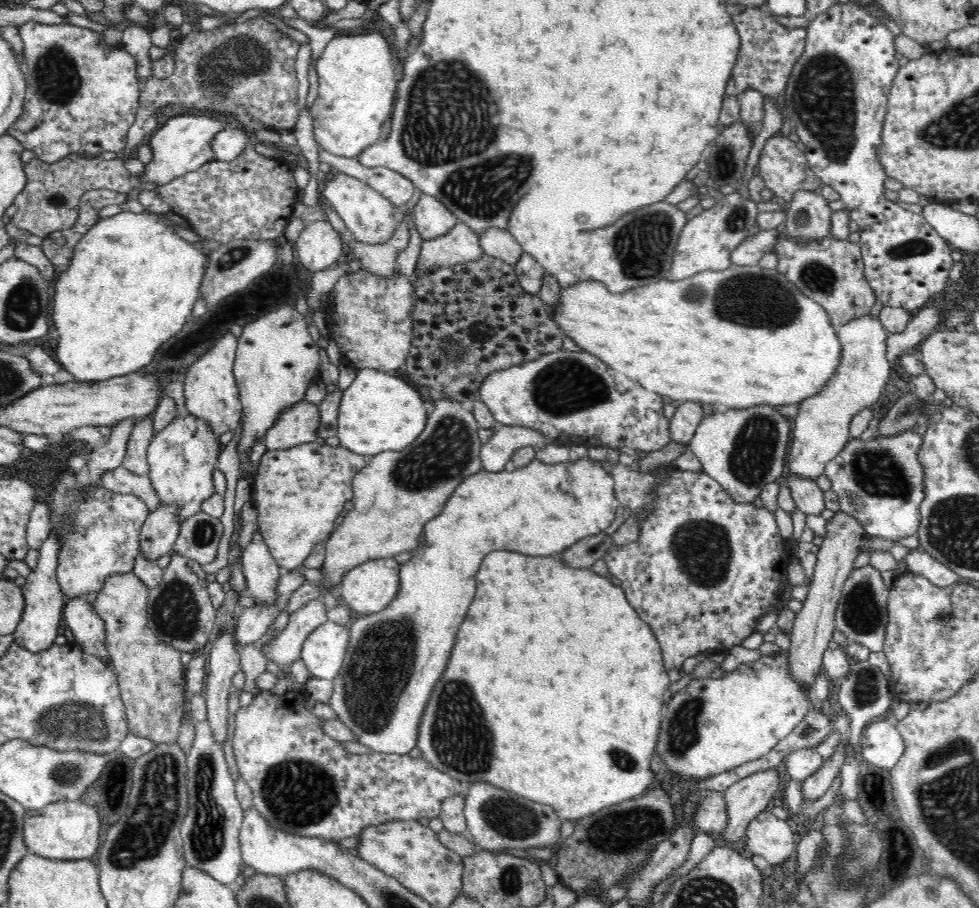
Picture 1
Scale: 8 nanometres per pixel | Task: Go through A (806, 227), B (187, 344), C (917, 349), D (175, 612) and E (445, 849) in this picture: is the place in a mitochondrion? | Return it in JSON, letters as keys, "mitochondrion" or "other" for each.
{"A":"mitochondrion","B":"other","C":"other","D":"mitochondrion","E":"other"}

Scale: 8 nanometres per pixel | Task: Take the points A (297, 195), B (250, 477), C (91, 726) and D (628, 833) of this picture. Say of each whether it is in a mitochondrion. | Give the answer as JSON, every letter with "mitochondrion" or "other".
{"A":"other","B":"other","C":"mitochondrion","D":"mitochondrion"}

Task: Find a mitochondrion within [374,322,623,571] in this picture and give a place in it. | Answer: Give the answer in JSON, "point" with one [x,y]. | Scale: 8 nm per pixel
{"point":[445,456]}

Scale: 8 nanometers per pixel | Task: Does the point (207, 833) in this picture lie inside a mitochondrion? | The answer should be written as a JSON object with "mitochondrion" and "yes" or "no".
{"mitochondrion":"yes"}

